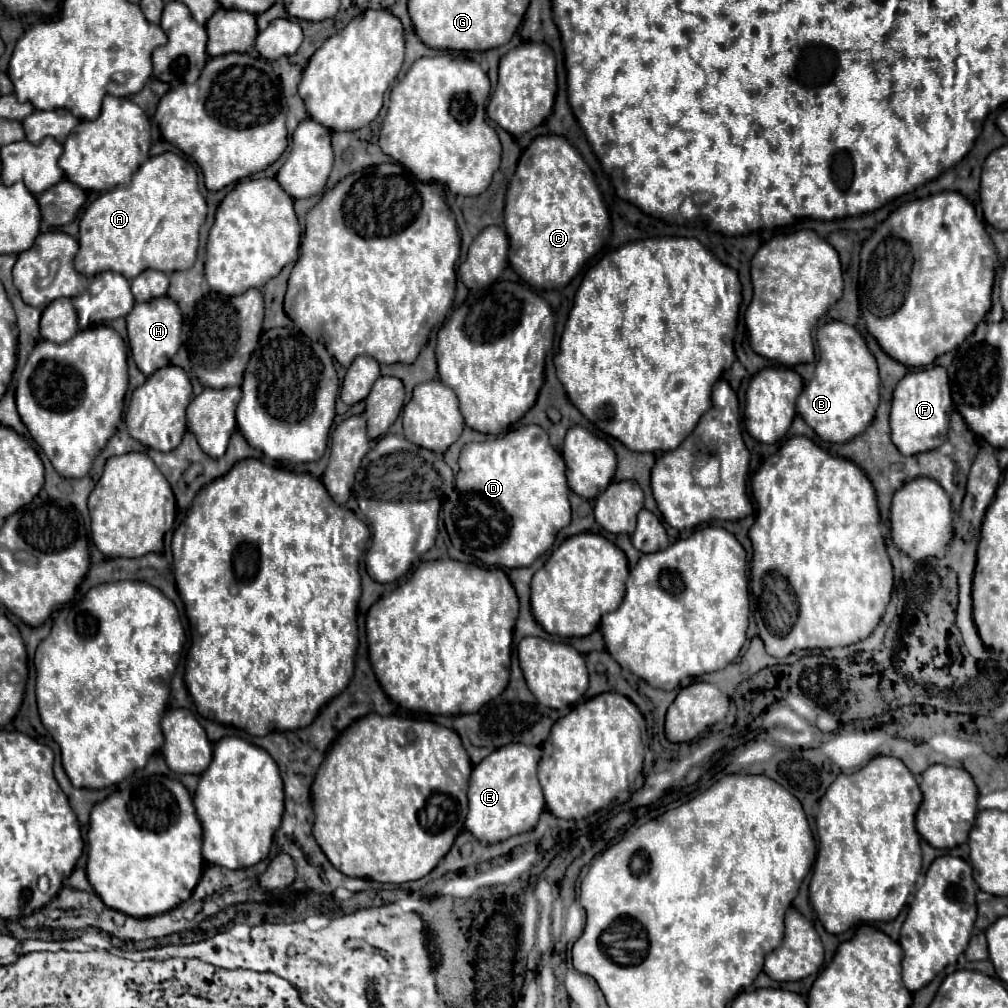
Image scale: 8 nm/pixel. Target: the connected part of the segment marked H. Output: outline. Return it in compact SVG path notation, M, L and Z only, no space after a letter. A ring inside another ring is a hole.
M157 297L153 301L135 303L131 313L127 315L127 333L129 333L129 347L133 353L133 359L141 373L151 375L157 369L169 365L171 357L177 353L181 345L181 311L177 303L169 297Z

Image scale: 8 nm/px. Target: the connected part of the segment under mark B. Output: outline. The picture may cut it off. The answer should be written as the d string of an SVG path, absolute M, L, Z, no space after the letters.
M843 321L825 323L815 339L819 345L819 361L813 379L796 401L796 412L823 441L845 443L863 433L875 415L879 405L877 363L859 331Z

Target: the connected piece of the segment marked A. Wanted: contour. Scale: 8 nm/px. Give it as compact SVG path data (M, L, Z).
M175 153L149 157L135 171L129 185L105 191L85 209L79 223L79 250L75 257L75 269L87 277L101 271L117 271L127 279L137 277L145 269L155 269L163 273L191 269L197 257L199 229L206 215L207 203L199 191L193 165Z

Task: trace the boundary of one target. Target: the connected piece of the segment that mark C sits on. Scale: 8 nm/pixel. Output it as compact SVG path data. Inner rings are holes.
M561 135L537 137L523 151L505 197L504 225L511 241L508 250L510 266L523 281L537 289L565 287L575 275L583 271L592 257L602 252L611 235L609 213L597 189L593 171L583 161L579 151Z

